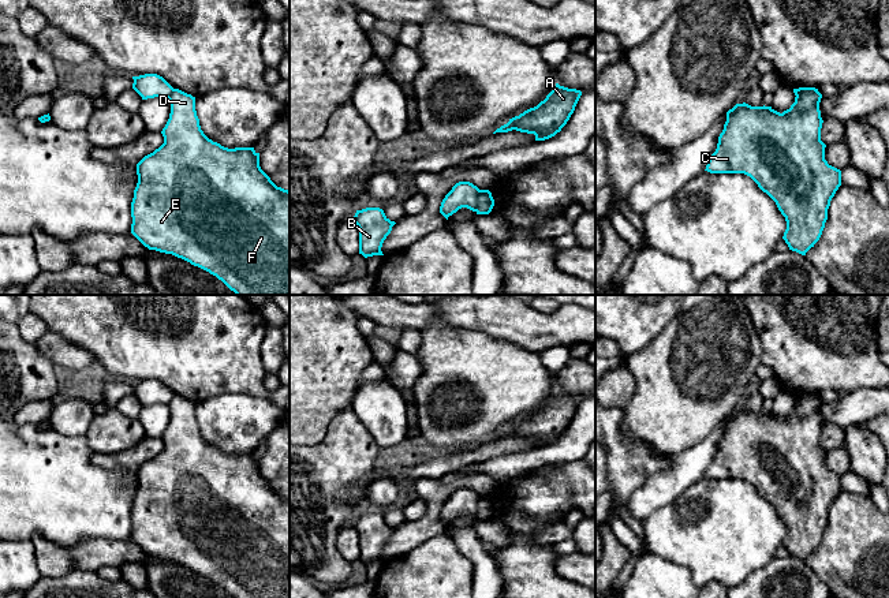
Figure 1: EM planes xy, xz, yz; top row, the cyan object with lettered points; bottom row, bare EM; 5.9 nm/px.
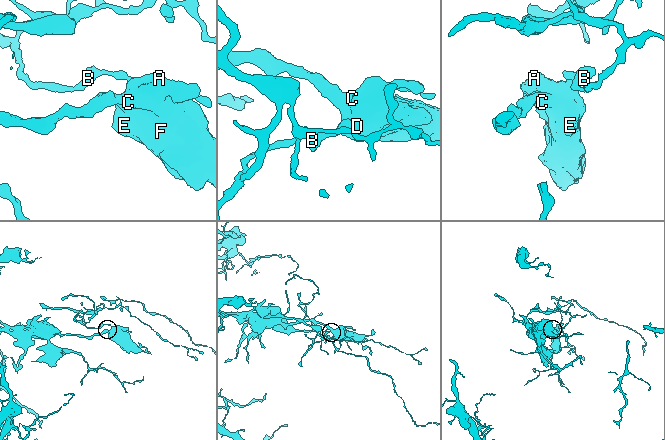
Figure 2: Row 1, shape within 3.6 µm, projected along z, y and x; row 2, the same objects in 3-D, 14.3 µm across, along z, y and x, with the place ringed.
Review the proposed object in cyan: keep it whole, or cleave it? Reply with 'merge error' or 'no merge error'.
merge error

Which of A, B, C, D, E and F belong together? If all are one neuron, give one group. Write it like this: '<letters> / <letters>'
A C D E F / B

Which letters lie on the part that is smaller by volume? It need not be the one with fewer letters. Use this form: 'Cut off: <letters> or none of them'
Cut off: B

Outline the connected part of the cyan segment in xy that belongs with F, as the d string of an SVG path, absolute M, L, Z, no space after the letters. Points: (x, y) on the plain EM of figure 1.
M173 395L168 403L169 425L163 434L164 449L137 470L138 489L131 508L131 539L149 556L172 560L221 586L234 598L290 598L290 497L277 493L259 472L259 459L254 453L228 455L209 445L199 431L195 403Z

